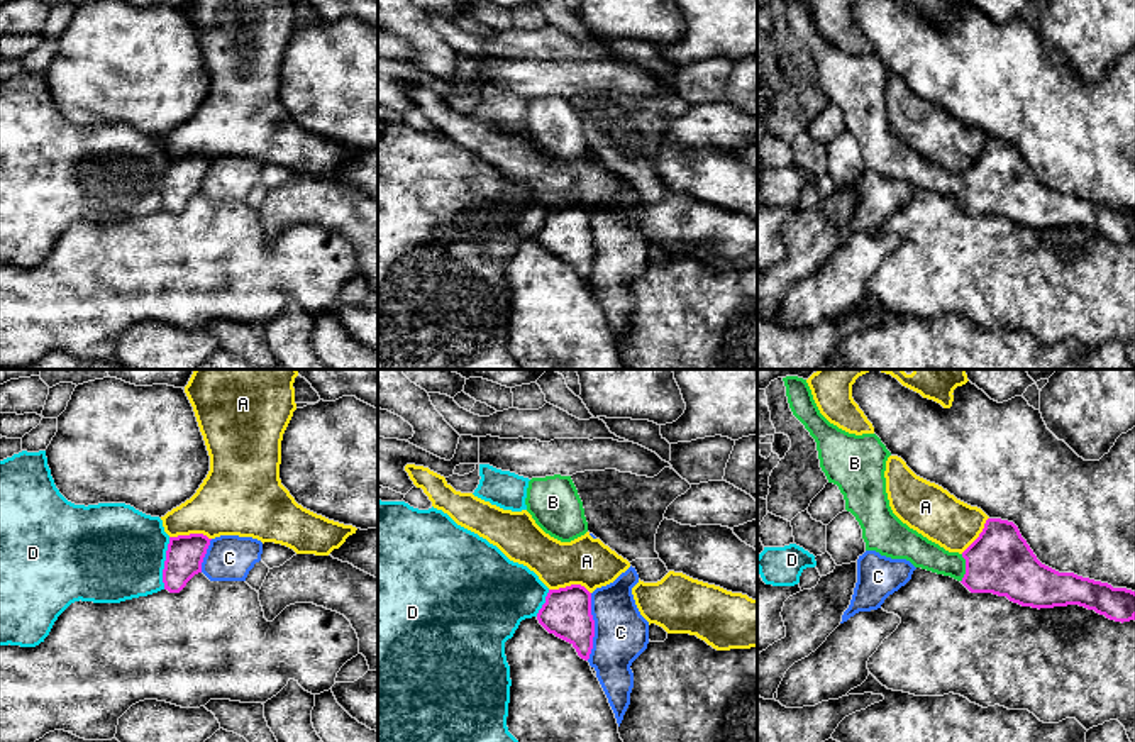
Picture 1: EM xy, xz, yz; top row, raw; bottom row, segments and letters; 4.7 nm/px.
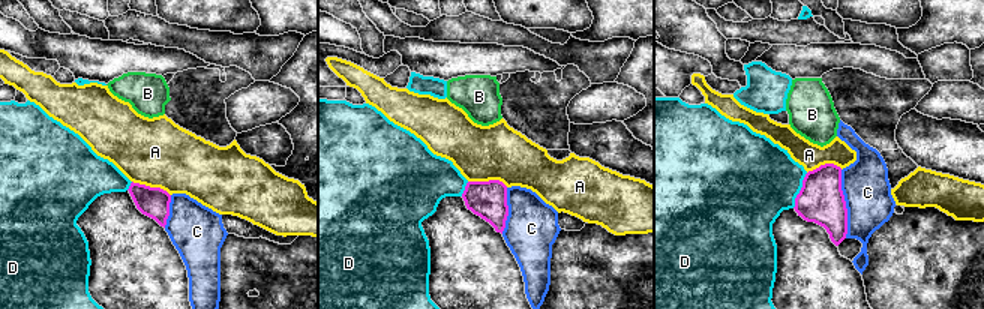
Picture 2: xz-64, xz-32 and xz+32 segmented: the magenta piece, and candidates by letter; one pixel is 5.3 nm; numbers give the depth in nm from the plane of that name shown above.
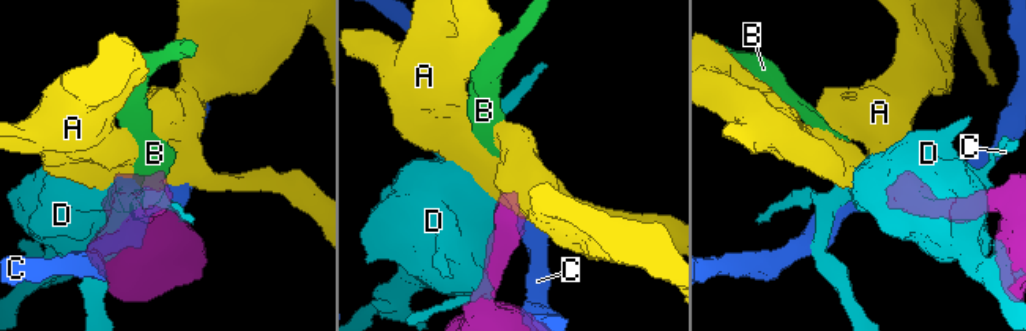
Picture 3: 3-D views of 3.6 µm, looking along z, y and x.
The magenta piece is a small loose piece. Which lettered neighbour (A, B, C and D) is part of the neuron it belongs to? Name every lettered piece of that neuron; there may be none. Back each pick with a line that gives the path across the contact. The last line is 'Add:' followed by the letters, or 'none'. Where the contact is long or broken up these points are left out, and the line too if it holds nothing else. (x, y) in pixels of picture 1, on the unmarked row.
B: Path across: yz (1000, 182), (983, 188), (966, 188), (922, 173)
Add: B

